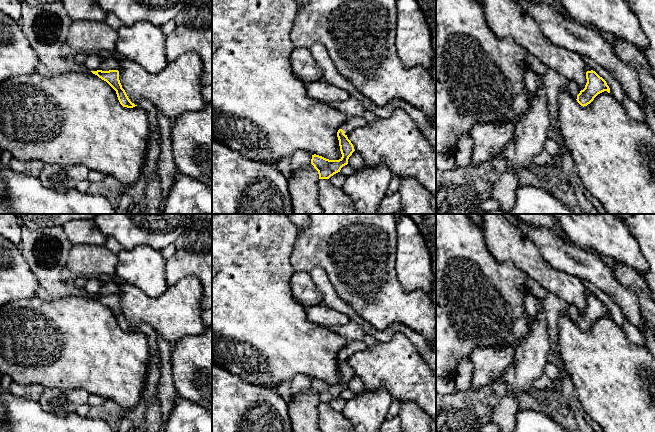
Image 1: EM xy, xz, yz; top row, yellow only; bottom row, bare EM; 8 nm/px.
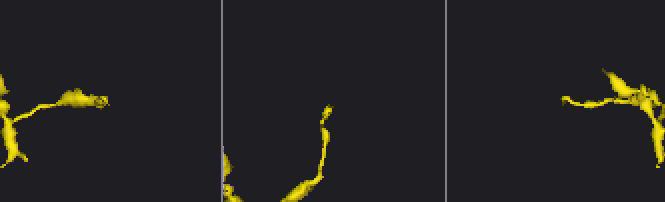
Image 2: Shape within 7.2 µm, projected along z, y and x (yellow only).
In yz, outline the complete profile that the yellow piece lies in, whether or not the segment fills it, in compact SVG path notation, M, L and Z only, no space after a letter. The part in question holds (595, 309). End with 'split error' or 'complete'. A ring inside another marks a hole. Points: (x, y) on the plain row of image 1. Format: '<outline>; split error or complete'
M587 295L586 303L587 307L583 314L574 305L569 305L565 311L568 317L583 331L590 328L598 318L604 315L610 317L606 305L595 295Z; split error

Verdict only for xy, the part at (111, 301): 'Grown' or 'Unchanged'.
Unchanged

